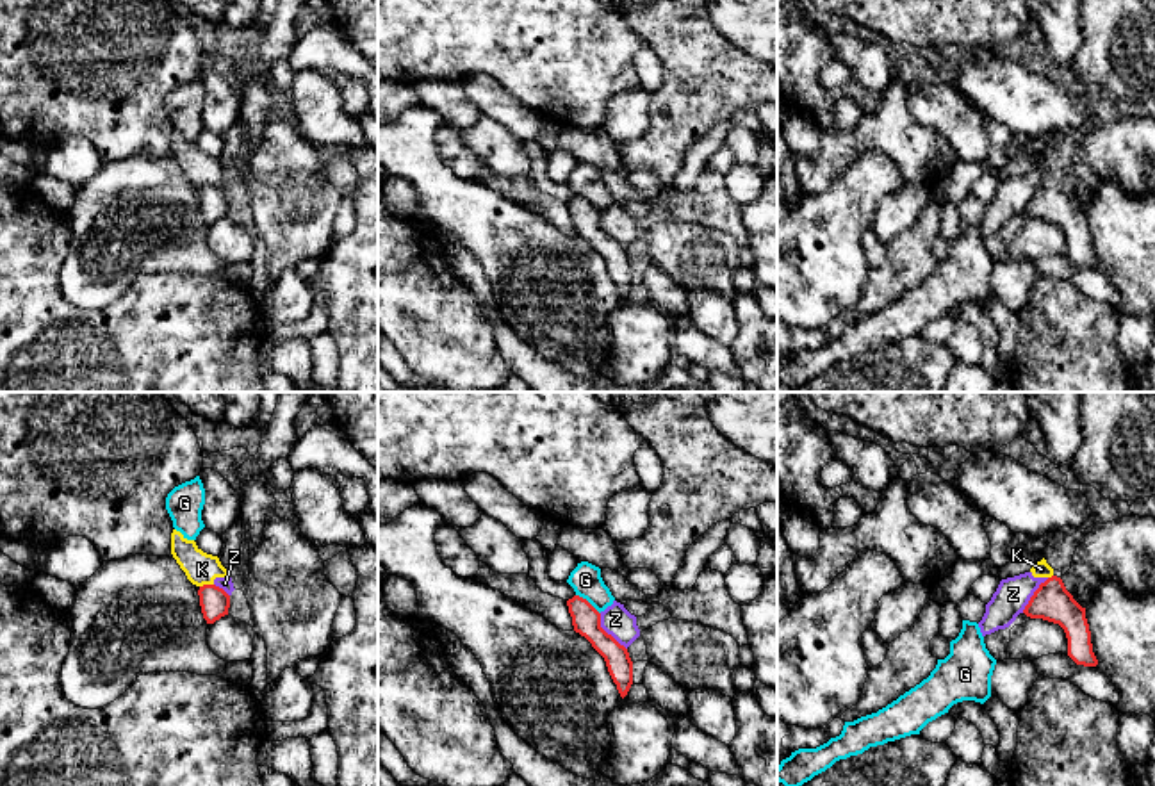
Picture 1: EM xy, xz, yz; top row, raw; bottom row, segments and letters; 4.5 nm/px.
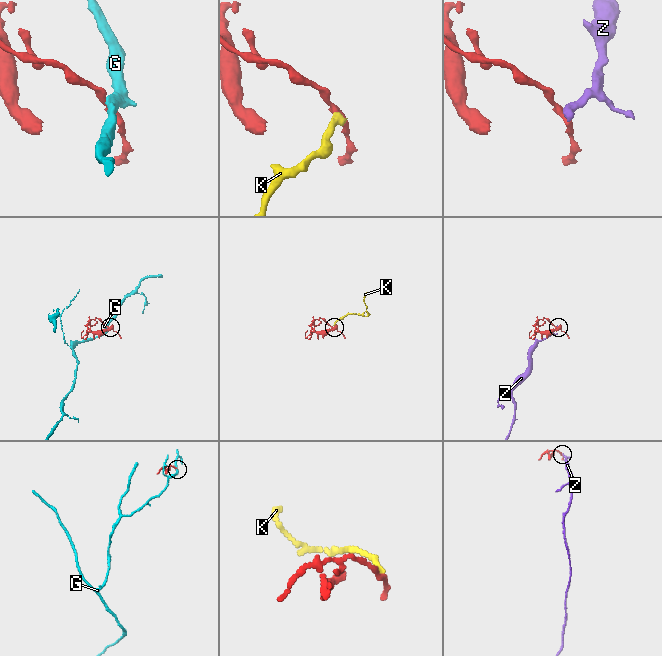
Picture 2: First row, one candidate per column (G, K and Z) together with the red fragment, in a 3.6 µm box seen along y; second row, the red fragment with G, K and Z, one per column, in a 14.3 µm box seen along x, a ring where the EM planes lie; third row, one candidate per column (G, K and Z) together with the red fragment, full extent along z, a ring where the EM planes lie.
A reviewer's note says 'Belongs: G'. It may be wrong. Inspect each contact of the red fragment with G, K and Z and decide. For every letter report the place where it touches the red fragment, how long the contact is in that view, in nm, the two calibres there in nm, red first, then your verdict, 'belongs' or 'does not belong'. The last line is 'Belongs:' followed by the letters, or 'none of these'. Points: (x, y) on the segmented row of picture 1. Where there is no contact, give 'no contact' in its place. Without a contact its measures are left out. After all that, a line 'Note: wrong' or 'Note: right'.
G: xz (589, 603) | 140 nm | 130/140 nm | does not belong
K: xy (205, 585) | 70 nm | 140/140 nm | does not belong
Z: xz (606, 633) | 200 nm | 130/140 nm | does not belong
Belongs: none of these
Note: wrong

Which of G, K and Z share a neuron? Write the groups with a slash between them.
G / K Z

